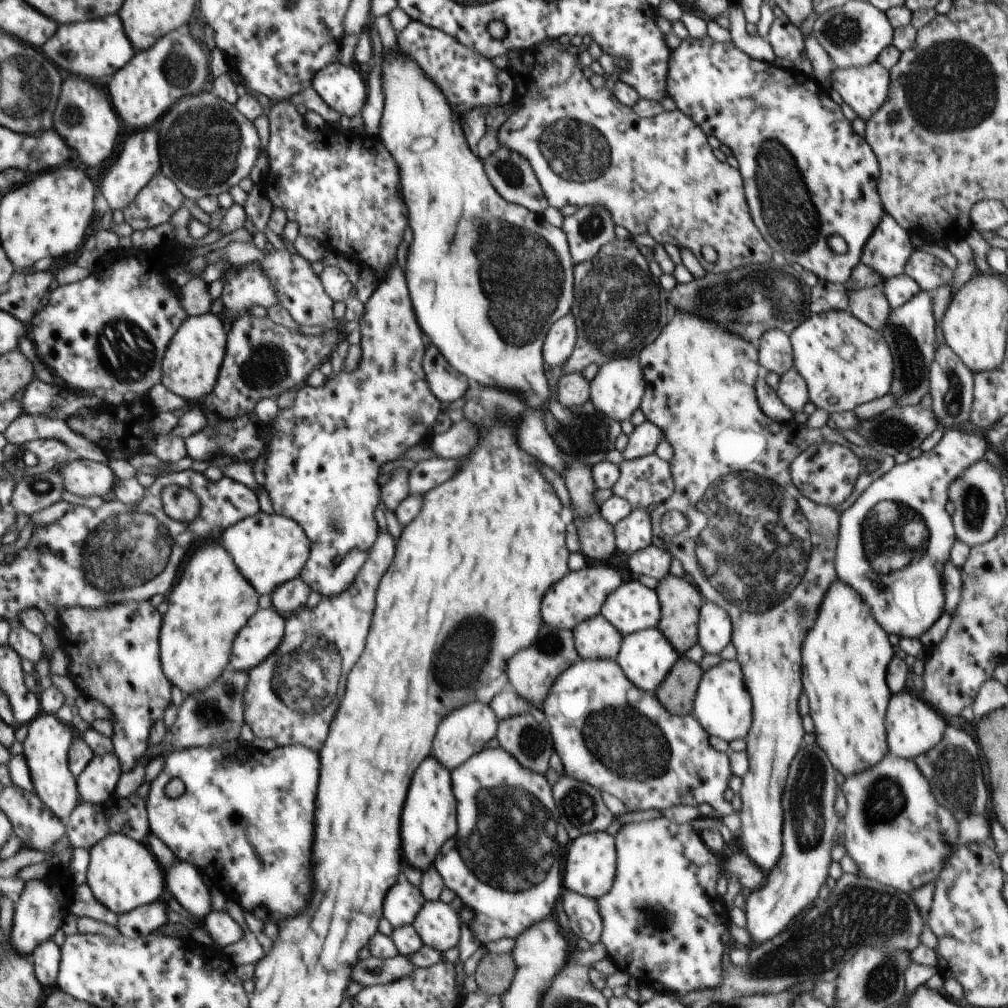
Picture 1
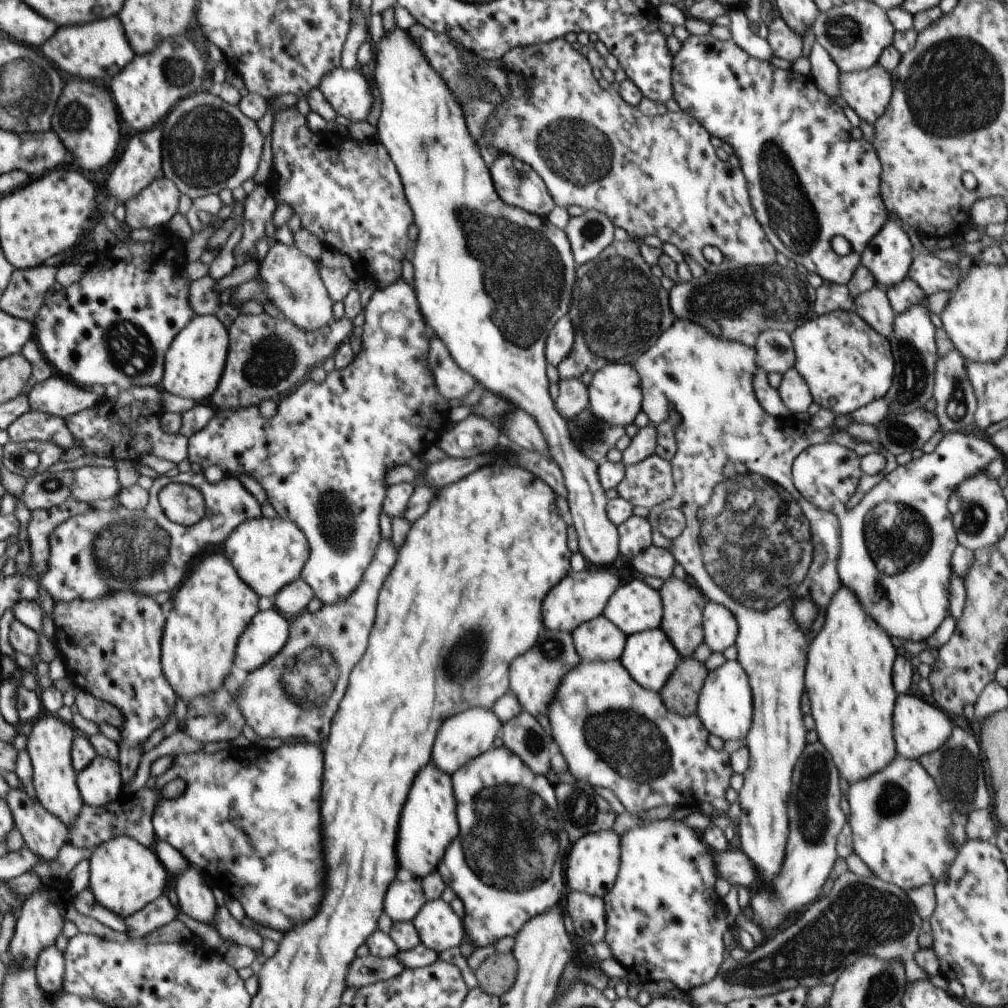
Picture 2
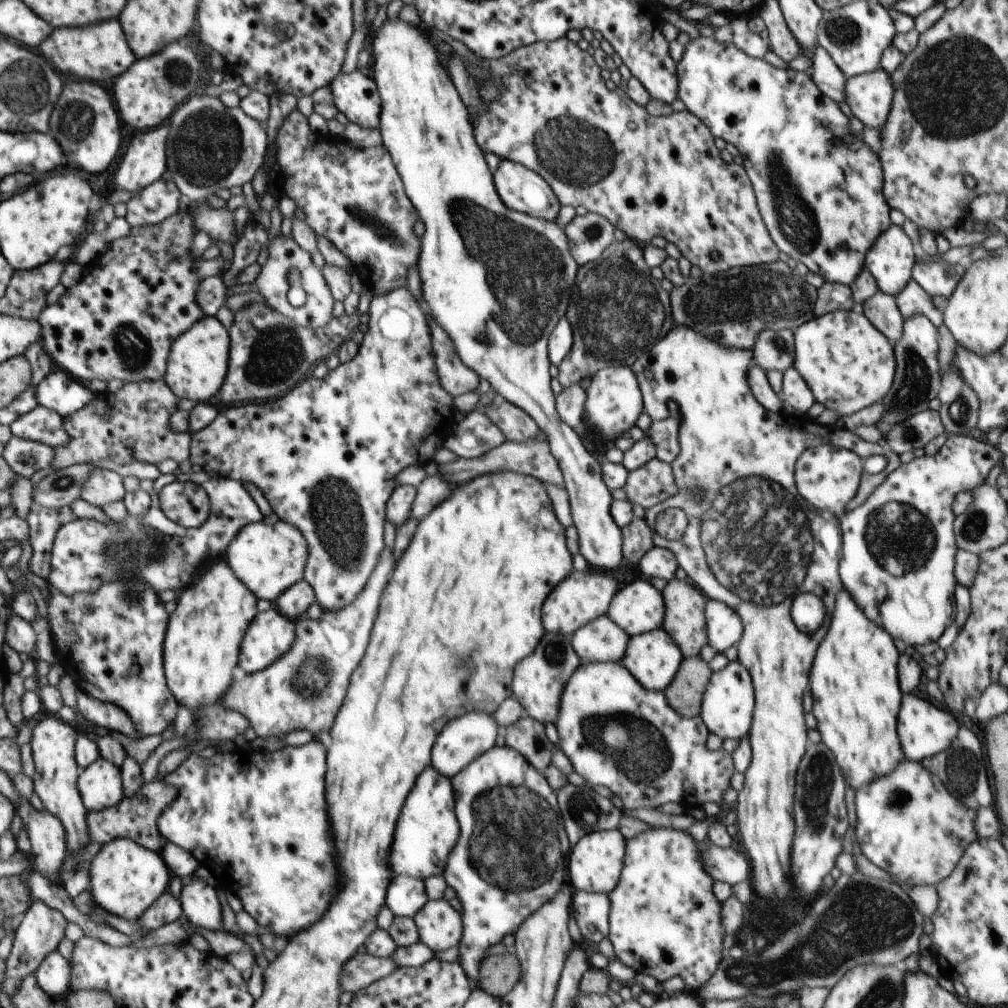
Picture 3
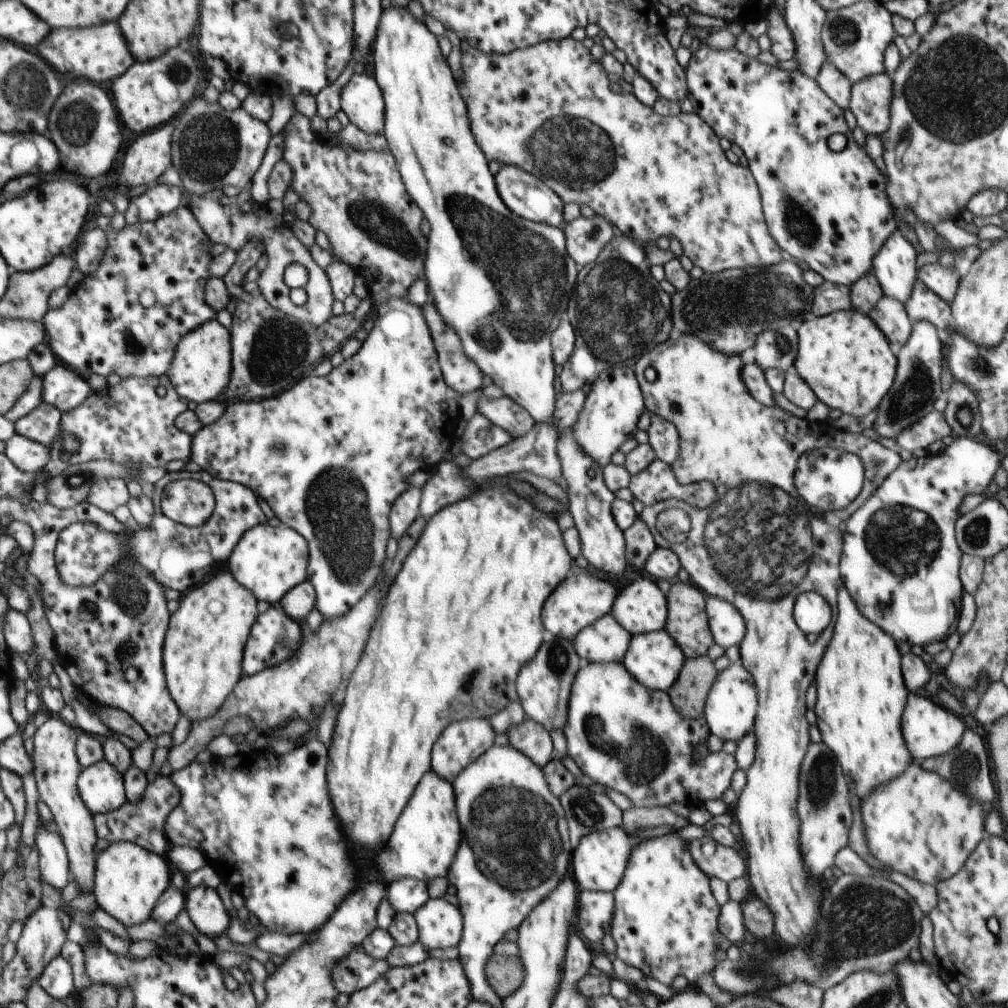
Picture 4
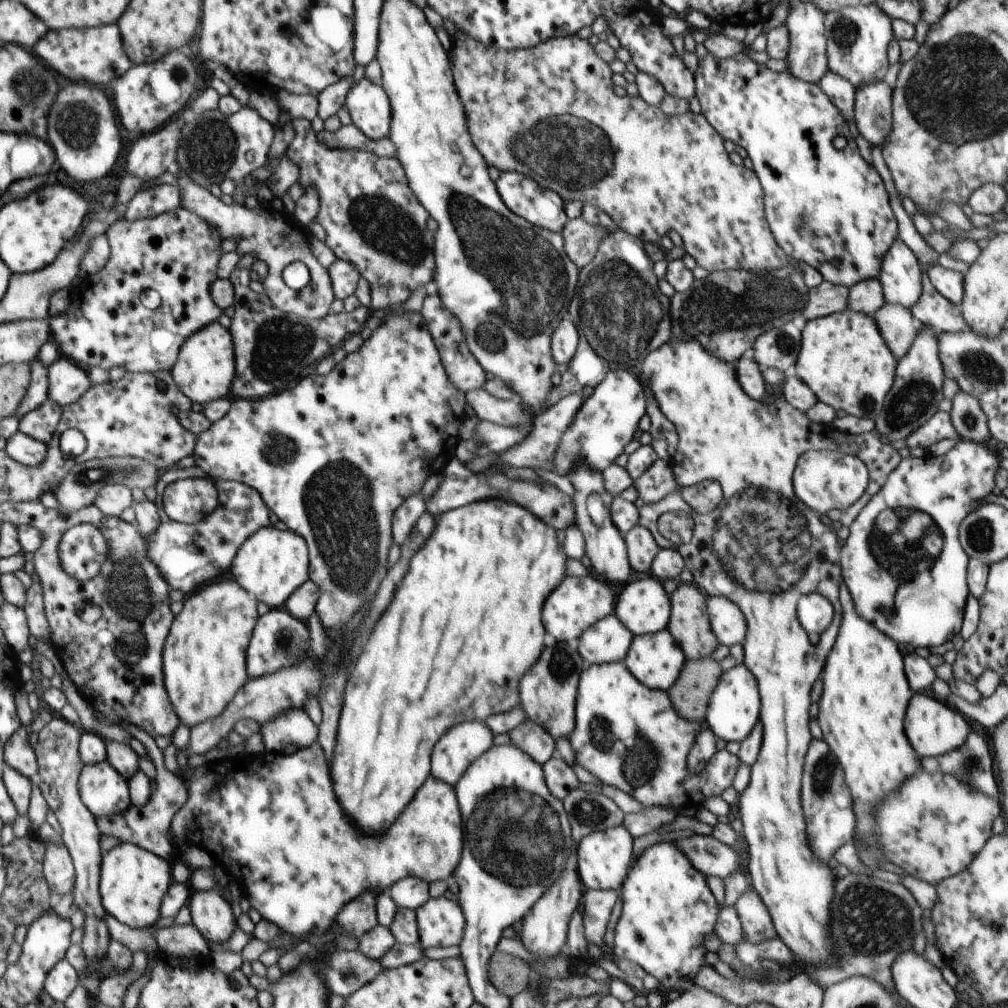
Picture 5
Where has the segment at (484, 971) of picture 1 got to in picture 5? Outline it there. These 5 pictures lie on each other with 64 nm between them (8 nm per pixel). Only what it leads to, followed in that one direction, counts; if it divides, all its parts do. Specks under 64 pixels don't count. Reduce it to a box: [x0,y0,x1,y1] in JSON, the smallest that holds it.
[489,951,531,997]

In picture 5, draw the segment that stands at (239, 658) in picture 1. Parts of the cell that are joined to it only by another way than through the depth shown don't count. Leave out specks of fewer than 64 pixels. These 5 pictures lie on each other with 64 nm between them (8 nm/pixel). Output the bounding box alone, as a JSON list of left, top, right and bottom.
[250,608,311,678]

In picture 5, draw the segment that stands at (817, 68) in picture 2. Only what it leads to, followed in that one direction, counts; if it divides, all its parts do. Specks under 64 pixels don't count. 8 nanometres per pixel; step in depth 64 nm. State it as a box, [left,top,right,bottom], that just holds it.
[817,70,856,122]

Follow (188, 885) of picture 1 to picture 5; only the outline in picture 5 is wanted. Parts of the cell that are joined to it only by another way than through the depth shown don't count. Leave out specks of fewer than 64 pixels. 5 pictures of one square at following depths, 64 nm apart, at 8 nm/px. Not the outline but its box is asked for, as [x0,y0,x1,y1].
[188,891,236,942]

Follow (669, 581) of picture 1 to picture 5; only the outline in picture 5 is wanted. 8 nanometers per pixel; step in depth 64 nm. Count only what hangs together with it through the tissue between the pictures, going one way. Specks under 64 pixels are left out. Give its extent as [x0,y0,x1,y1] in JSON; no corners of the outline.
[666,581,720,660]

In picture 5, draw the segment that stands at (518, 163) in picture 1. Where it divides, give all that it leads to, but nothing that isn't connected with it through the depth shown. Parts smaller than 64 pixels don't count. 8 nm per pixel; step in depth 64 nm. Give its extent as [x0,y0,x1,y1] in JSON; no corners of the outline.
[495,172,569,234]

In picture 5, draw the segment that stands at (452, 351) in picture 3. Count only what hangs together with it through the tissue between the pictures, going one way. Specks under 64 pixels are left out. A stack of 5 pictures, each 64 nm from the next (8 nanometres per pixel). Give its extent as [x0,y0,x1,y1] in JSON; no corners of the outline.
[421,281,487,393]

